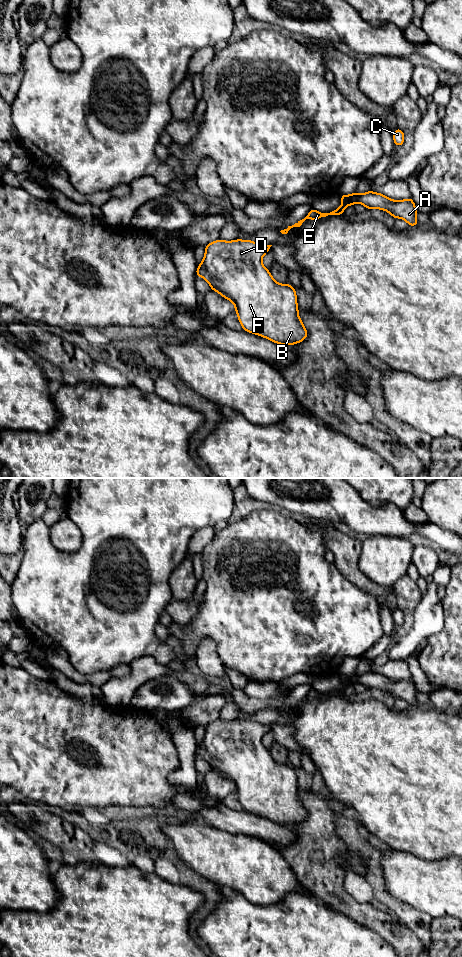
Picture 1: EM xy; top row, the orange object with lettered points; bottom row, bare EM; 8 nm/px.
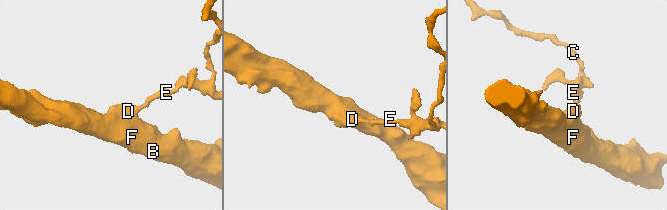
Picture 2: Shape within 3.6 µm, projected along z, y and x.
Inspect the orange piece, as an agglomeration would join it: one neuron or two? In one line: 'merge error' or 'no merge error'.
no merge error

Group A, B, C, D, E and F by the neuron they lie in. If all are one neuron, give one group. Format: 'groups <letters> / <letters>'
groups A B C D E F

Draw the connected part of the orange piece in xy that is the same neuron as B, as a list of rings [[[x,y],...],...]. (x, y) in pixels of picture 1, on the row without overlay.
[[[218,719],[205,727],[205,736],[197,747],[196,756],[204,758],[212,770],[235,785],[244,811],[290,826],[305,820],[308,812],[298,795],[295,768],[277,763],[262,744],[262,737],[271,726],[250,720]]]

